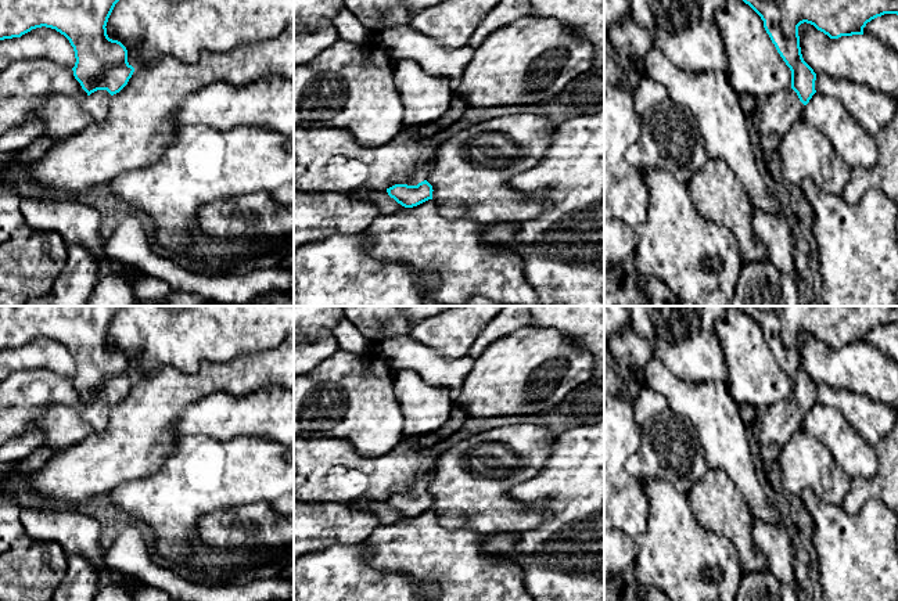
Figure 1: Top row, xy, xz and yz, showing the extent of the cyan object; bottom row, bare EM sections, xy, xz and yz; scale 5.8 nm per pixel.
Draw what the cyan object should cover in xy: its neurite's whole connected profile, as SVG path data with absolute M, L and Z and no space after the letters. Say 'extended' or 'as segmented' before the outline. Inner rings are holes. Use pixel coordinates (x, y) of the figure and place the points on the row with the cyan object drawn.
extended; M0 0L0 40L21 37L36 28L51 28L64 35L75 51L75 79L87 97L80 105L94 123L108 115L112 96L119 93L132 78L134 68L127 62L127 50L107 35L108 18L119 0Z

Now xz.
extended; M430 161L421 168L413 170L406 184L395 184L387 188L388 195L405 208L413 208L432 199L434 190L427 181L432 168L434 161Z

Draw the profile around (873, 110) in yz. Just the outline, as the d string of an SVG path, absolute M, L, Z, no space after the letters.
M825 72L816 75L815 90L838 100L865 132L874 137L892 119L897 109L895 101L888 94Z

